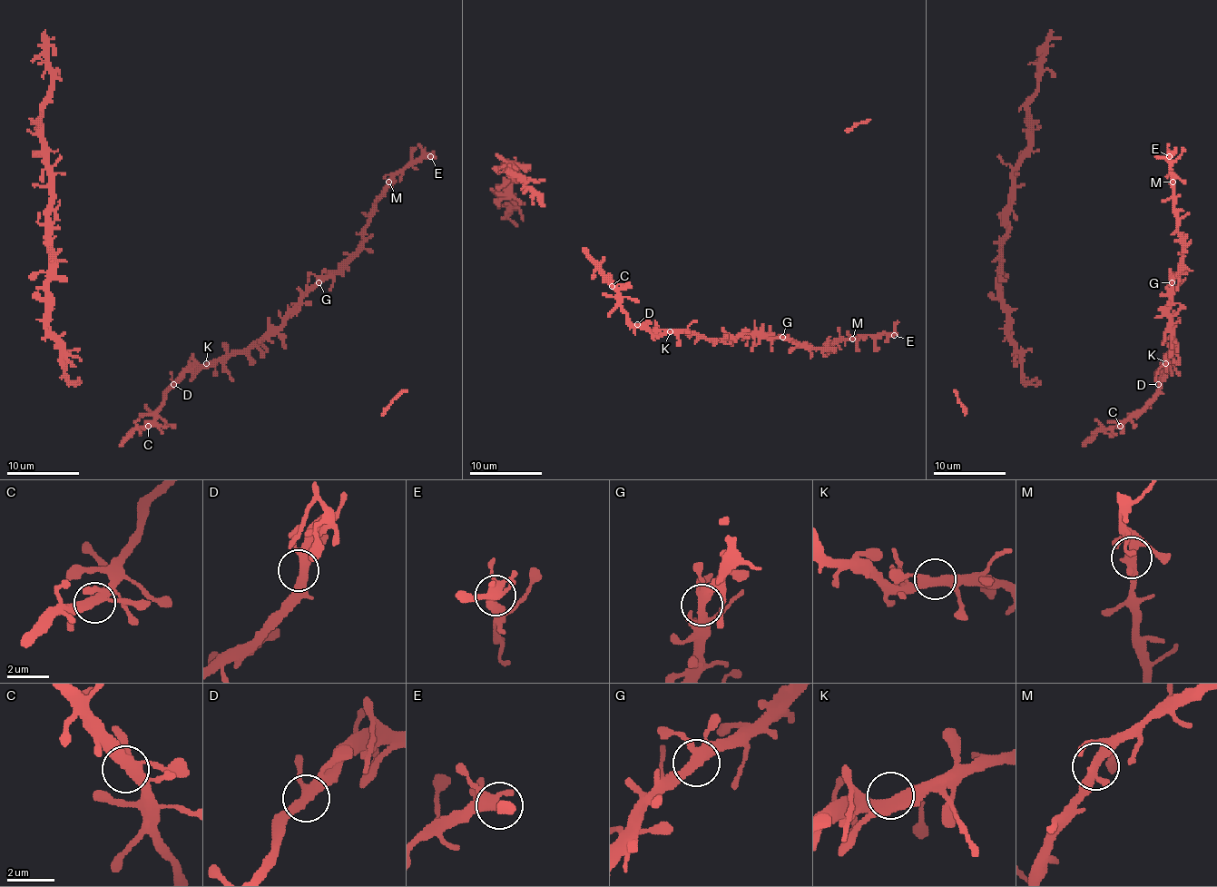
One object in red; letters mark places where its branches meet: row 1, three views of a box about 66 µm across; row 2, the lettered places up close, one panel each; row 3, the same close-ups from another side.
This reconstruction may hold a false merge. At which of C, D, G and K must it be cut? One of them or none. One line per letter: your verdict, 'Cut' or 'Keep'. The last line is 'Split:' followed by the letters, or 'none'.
C: Keep
D: Keep
G: Keep
K: Keep
Split: none

